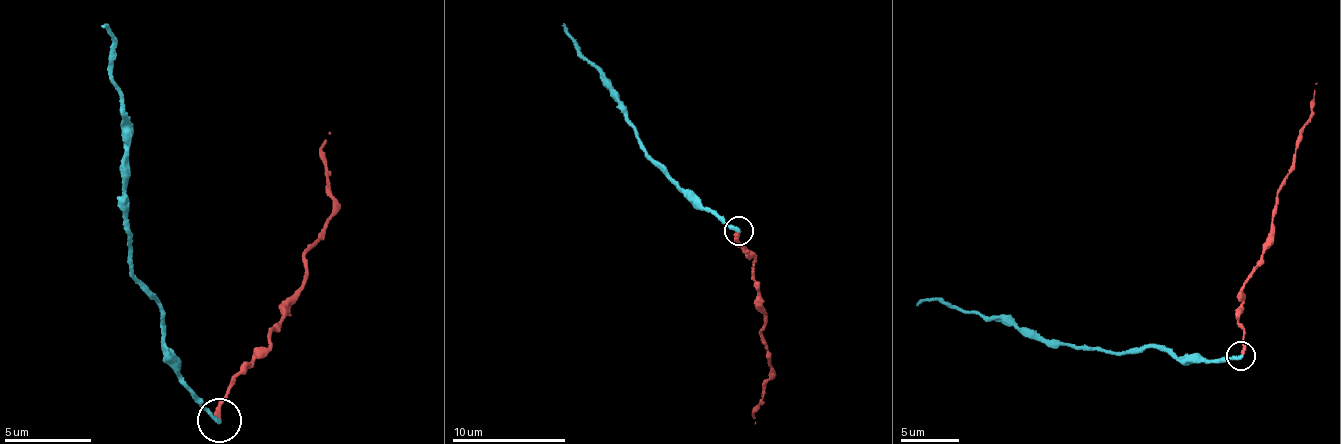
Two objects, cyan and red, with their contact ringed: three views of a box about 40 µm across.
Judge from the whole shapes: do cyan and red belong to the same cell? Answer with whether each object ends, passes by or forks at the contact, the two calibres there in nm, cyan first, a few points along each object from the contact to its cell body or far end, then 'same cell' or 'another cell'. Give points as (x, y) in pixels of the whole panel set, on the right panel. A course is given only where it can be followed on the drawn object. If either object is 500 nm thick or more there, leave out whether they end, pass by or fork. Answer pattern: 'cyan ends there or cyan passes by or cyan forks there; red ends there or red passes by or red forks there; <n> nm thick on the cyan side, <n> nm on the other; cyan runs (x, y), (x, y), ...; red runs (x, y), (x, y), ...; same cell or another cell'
cyan ends there; red ends there; 240 nm thick on the cyan side, 200 nm on the other; cyan runs (1242, 355), (1208, 363), (1185, 361), (1152, 346), (1117, 353), (1028, 335), (999, 320), (935, 300), (917, 305); red runs (1242, 355), (1243, 327), (1239, 318), (1244, 280), (1265, 250), (1278, 190), (1312, 114), (1316, 82); another cell

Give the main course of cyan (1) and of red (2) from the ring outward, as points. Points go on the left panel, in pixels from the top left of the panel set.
1: (220, 420), (184, 385), (160, 304), (134, 273), (131, 144), (111, 70), (116, 40), (100, 26)
2: (220, 420), (228, 384), (269, 348), (286, 297), (303, 284), (305, 249), (333, 213), (323, 172), (331, 131)

